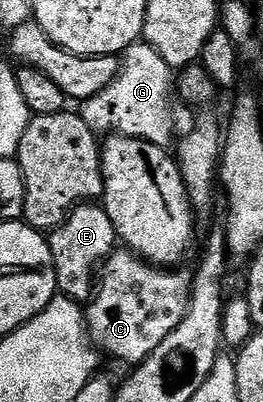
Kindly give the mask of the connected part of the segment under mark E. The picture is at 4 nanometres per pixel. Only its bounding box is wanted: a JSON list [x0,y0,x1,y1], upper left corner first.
[48,204,119,303]

